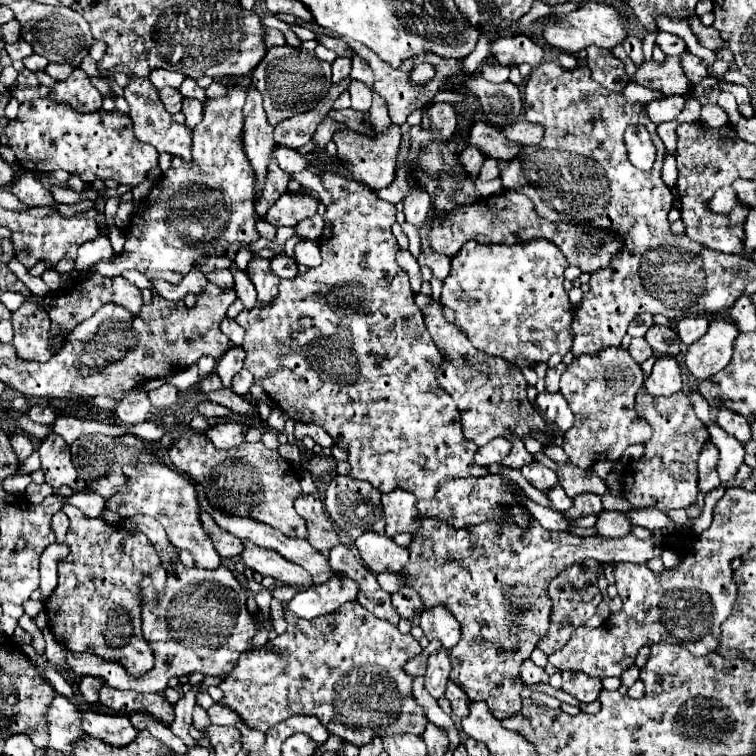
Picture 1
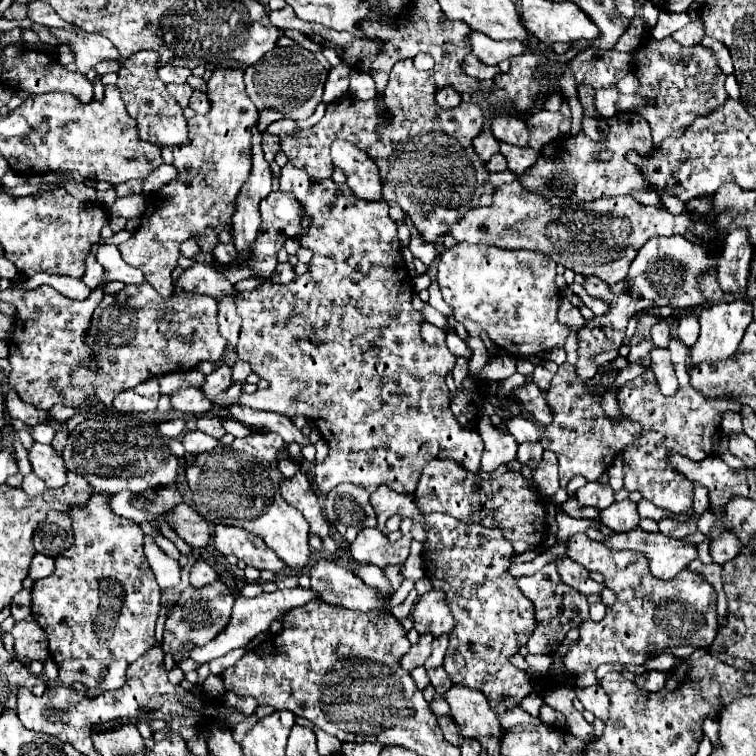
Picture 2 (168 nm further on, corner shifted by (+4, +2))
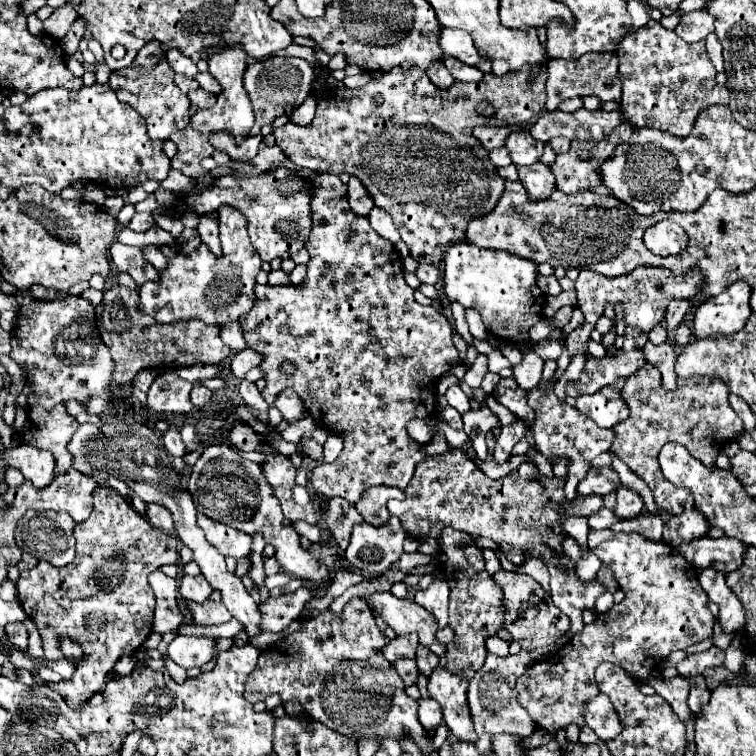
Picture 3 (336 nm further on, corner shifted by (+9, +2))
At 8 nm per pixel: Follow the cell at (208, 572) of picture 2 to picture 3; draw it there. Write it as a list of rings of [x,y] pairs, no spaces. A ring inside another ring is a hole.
[[[183,576],[179,582],[179,594],[185,602],[205,602],[213,588],[203,576]]]

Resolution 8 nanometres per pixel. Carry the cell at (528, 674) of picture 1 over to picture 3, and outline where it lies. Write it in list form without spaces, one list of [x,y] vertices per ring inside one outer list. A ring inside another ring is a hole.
[[[495,636],[495,638],[487,638],[487,650],[493,652],[493,654],[497,654],[497,656],[507,656],[507,654],[509,654],[509,650],[507,650],[507,642],[501,640],[499,636]]]

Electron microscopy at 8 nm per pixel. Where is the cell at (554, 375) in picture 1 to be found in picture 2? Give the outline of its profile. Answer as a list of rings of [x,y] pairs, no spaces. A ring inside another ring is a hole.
[[[540,360],[540,362],[536,364],[534,374],[532,374],[532,382],[534,382],[538,388],[546,390],[546,386],[550,386],[550,380],[554,378],[556,370],[558,370],[558,366],[556,366],[552,360]]]

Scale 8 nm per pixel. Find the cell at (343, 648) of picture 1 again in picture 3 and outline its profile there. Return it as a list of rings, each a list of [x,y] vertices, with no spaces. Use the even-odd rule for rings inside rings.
[[[353,598],[339,616],[325,610],[315,612],[313,618],[319,618],[315,628],[311,628],[309,618],[303,622],[301,632],[279,640],[269,646],[269,650],[261,652],[255,670],[245,682],[245,698],[251,704],[265,700],[269,694],[279,694],[283,702],[297,698],[313,720],[339,734],[393,740],[411,736],[423,754],[431,754],[433,744],[425,738],[425,728],[417,720],[417,700],[405,694],[401,676],[393,664],[385,660],[381,650],[389,638],[375,624],[367,604],[361,598]]]

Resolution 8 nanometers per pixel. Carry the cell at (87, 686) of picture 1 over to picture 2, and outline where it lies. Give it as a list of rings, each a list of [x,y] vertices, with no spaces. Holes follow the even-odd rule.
[[[122,660],[112,662],[112,664],[106,668],[106,672],[104,672],[104,676],[102,676],[100,684],[96,686],[96,690],[98,690],[98,692],[118,690],[118,688],[124,684],[124,678],[126,678],[126,668],[128,668],[128,662],[122,662]]]

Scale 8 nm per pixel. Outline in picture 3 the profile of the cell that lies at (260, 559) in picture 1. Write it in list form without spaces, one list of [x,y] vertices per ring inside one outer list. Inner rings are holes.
[[[197,514],[197,526],[205,532],[209,544],[213,544],[223,556],[233,556],[235,560],[241,560],[243,556],[251,554],[251,550],[249,550],[251,536],[249,534],[233,530],[231,526],[211,520],[205,514]]]

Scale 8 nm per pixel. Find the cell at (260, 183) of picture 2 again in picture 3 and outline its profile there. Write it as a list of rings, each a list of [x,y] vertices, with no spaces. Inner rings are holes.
[[[223,205],[217,210],[219,216],[219,240],[221,240],[221,254],[213,254],[207,244],[199,244],[193,252],[183,254],[177,252],[175,258],[167,262],[167,268],[159,272],[159,282],[145,282],[139,288],[139,310],[143,314],[153,316],[159,324],[171,324],[171,322],[183,322],[183,320],[203,320],[209,326],[223,326],[225,322],[235,322],[243,318],[255,302],[255,276],[261,270],[261,260],[257,250],[249,242],[247,234],[247,220],[236,208]]]

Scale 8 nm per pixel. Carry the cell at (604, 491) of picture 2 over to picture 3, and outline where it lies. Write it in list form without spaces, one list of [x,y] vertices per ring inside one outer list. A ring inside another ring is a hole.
[[[591,466],[589,474],[577,486],[577,492],[581,496],[589,496],[589,494],[607,496],[607,494],[615,492],[617,486],[619,486],[619,474],[611,466],[607,466],[607,468],[595,468],[595,466]]]

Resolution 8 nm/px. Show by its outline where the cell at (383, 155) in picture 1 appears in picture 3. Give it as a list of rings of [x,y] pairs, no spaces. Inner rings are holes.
[[[351,176],[347,188],[349,188],[347,198],[349,198],[349,206],[351,206],[351,210],[353,210],[355,214],[367,216],[367,214],[371,212],[371,208],[373,208],[373,200],[371,200],[371,196],[367,194],[365,186],[363,186],[355,176]]]

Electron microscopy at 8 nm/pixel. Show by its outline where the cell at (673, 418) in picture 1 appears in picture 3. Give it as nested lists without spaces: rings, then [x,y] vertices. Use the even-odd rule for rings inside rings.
[[[649,362],[639,368],[633,376],[627,378],[623,388],[623,398],[631,410],[631,416],[625,422],[613,426],[615,438],[611,450],[651,488],[655,504],[669,512],[681,514],[693,508],[693,494],[687,488],[677,488],[665,480],[661,474],[657,454],[667,442],[677,442],[685,446],[697,460],[705,466],[715,466],[717,454],[725,448],[727,442],[737,442],[743,436],[743,422],[729,406],[729,390],[725,382],[713,376],[693,376],[679,378],[675,392],[669,392],[661,386],[661,372]]]

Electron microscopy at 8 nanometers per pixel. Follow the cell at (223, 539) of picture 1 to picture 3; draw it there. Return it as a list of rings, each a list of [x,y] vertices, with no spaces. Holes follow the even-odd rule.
[[[147,504],[145,516],[147,516],[147,520],[149,520],[153,526],[157,526],[157,528],[169,532],[169,534],[175,532],[173,520],[171,520],[171,516],[169,516],[169,510],[165,510],[163,506],[159,506],[159,504]]]

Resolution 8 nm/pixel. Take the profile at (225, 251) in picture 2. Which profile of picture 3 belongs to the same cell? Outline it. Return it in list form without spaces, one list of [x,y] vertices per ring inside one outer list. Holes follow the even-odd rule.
[[[201,214],[199,216],[199,226],[197,232],[201,236],[201,240],[215,252],[219,252],[219,226],[215,222],[215,218],[211,218],[211,214]]]

